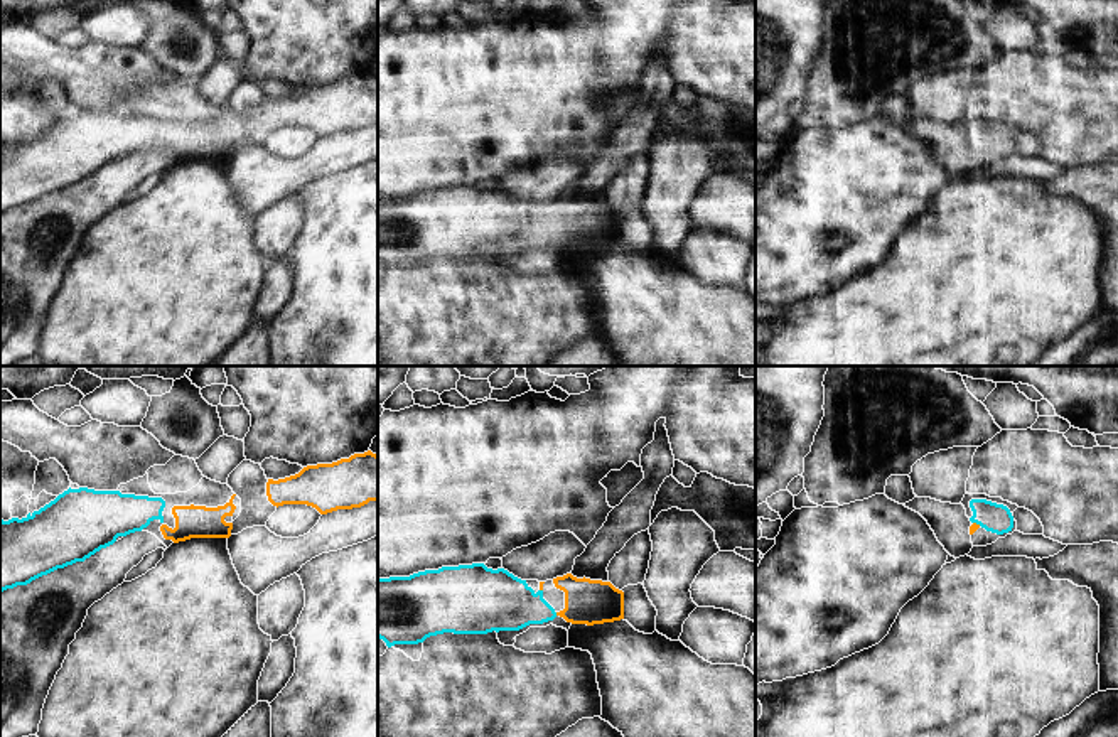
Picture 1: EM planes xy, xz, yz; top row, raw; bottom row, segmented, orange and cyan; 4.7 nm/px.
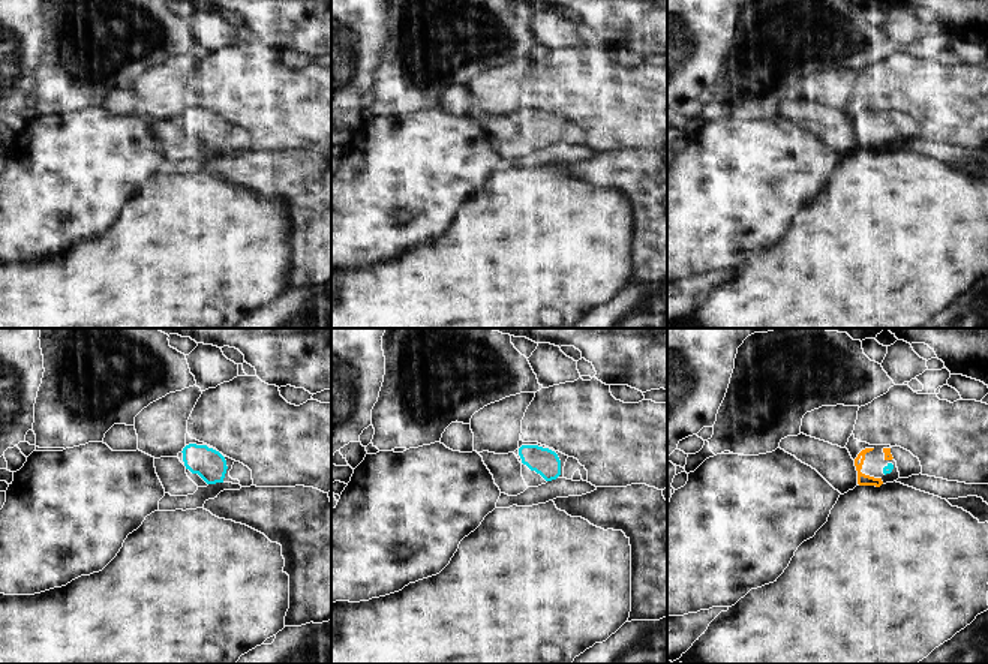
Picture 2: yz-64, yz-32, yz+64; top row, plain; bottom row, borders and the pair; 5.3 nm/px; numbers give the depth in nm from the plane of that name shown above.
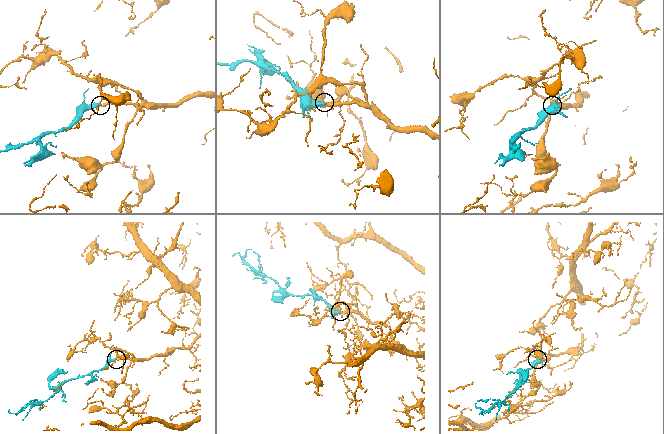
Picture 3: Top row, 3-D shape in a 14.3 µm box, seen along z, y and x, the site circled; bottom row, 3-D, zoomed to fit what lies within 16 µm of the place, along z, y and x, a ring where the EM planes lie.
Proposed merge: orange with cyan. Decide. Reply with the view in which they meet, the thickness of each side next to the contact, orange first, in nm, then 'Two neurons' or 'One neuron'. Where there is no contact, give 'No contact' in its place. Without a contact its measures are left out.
Touches orange in yz. Thickness 40 nm (orange) against 140 nm. One neuron

